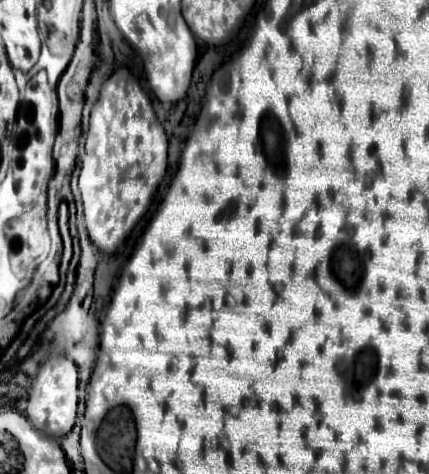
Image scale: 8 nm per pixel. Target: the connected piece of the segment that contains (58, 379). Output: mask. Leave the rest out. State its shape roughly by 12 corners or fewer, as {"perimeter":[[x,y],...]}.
{"perimeter":[[51,357],[33,379],[25,415],[49,435],[77,417],[77,367]]}

